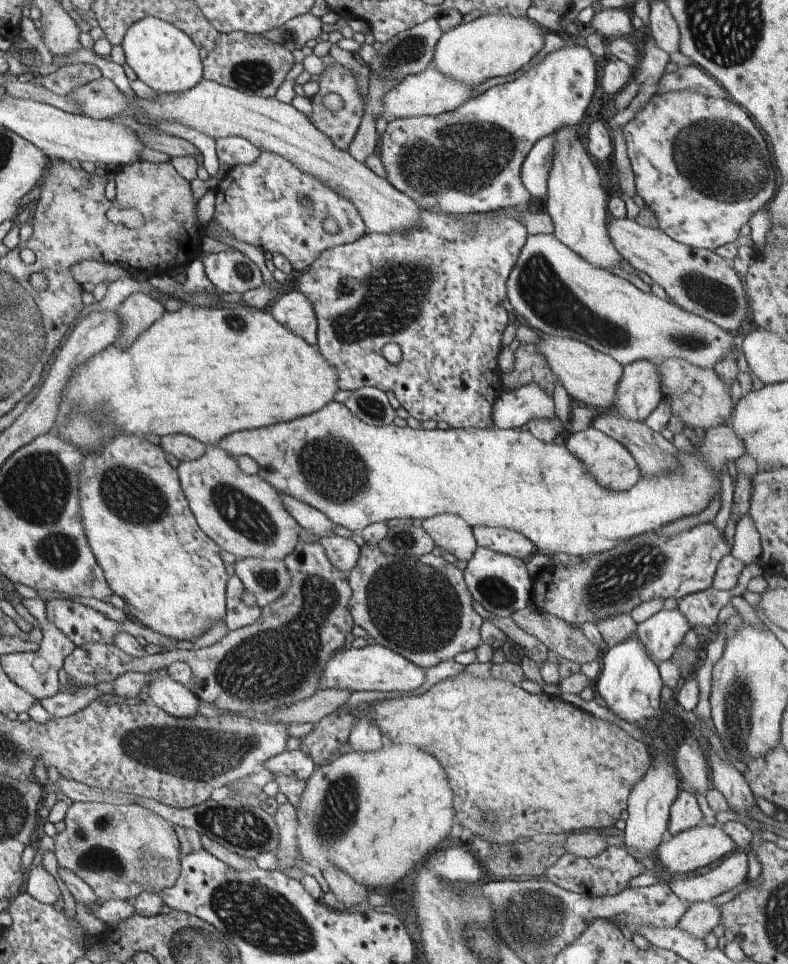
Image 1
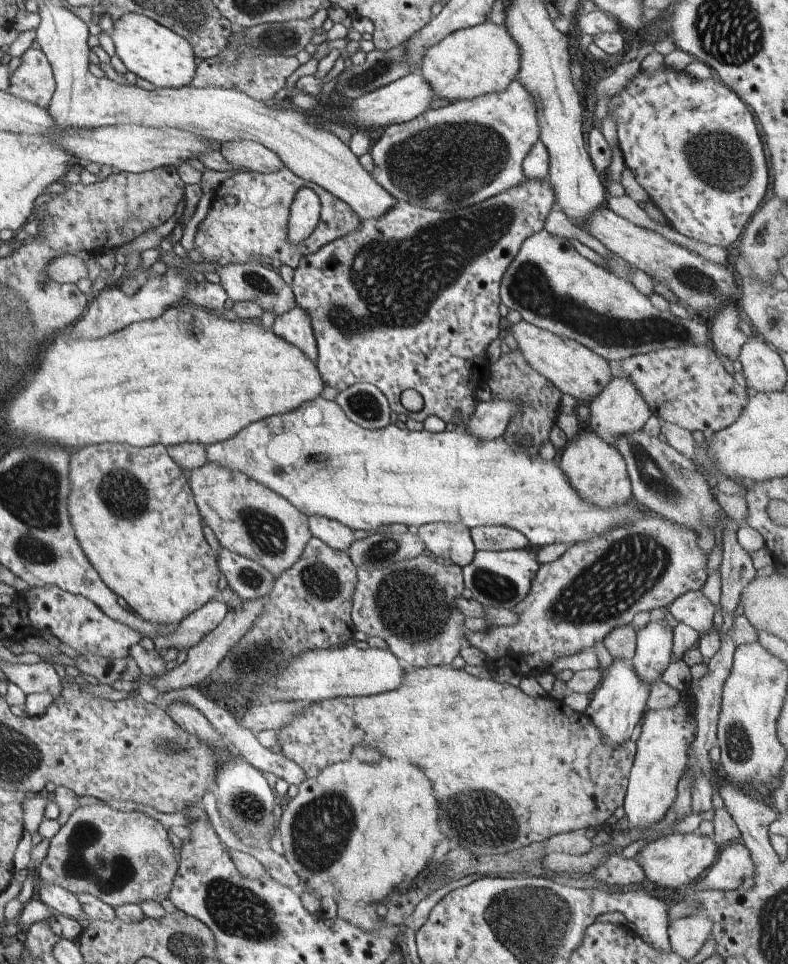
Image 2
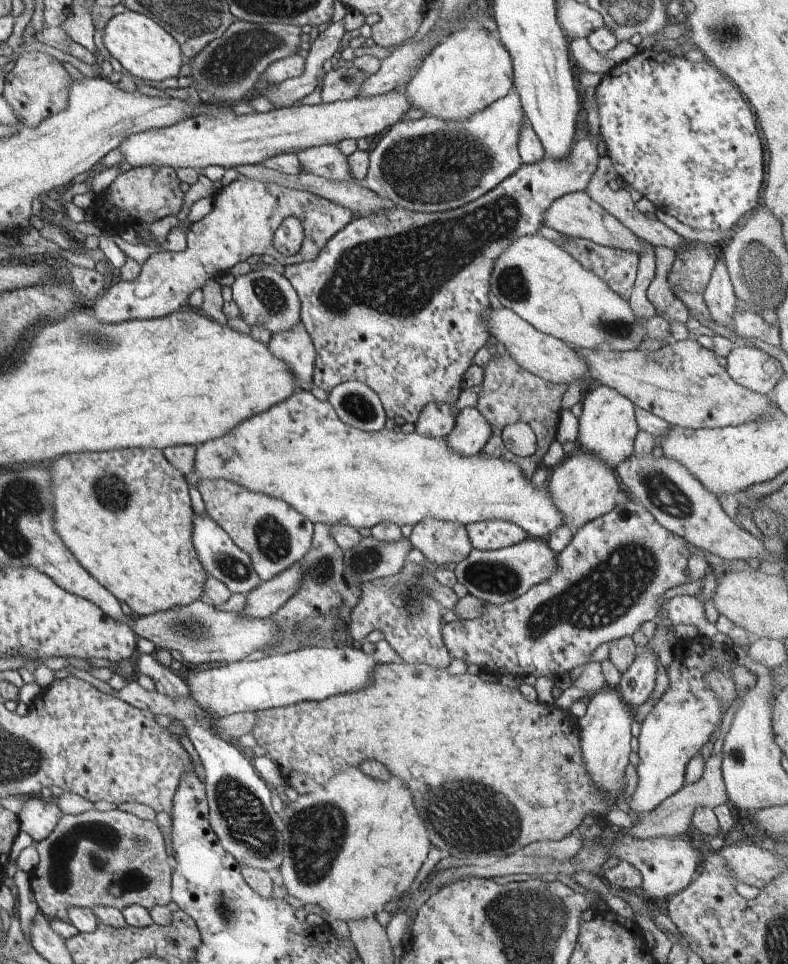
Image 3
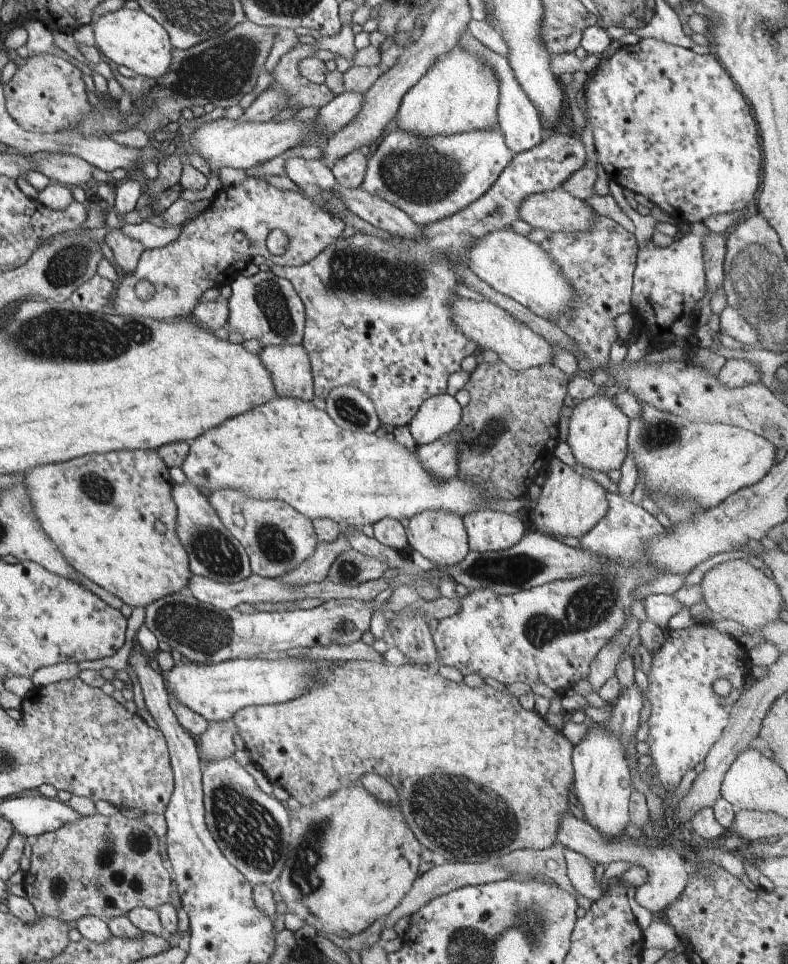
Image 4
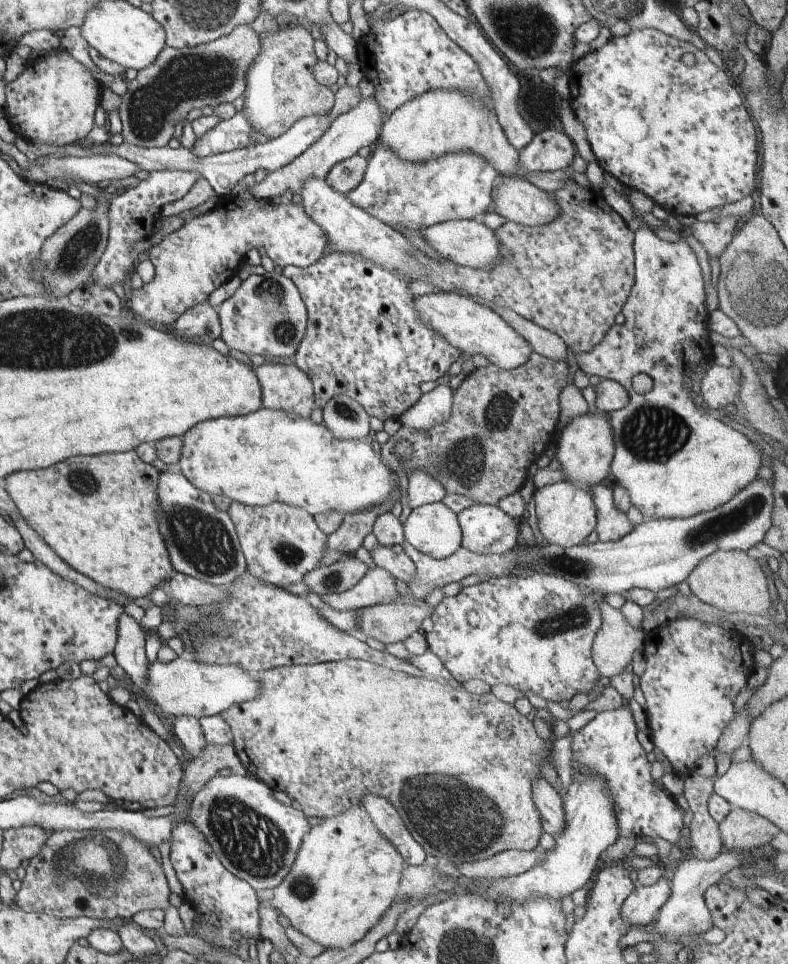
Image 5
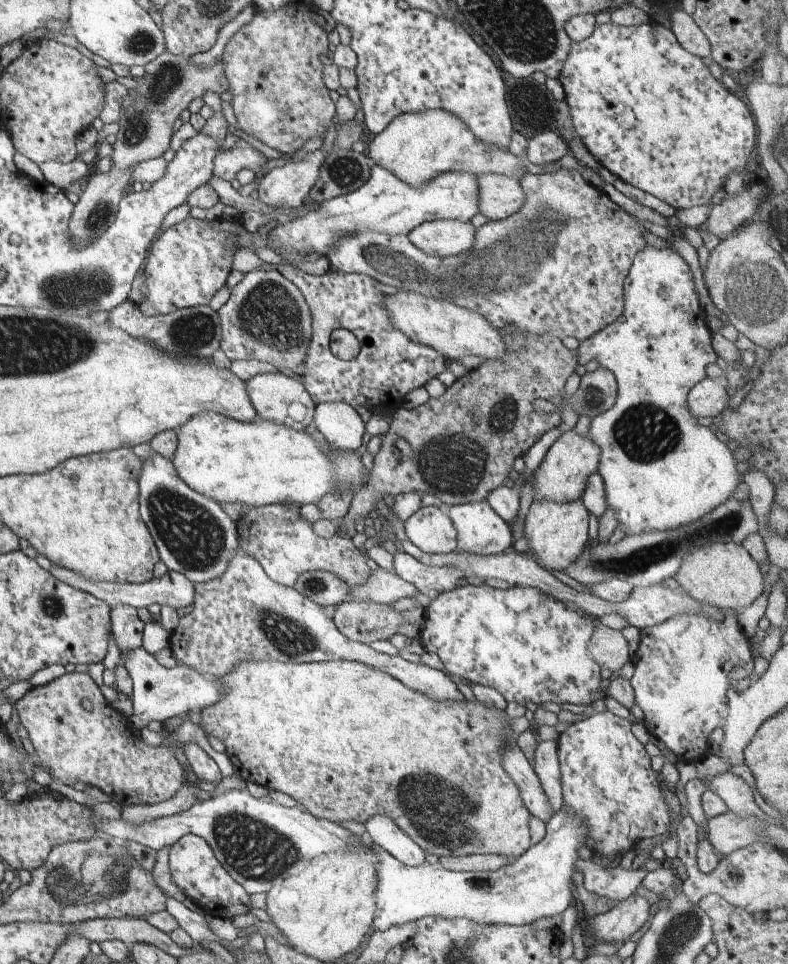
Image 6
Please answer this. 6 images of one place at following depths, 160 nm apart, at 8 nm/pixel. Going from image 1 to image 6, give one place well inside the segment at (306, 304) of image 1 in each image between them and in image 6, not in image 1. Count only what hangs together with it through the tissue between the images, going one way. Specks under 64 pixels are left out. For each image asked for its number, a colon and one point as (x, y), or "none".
2: (294, 326)
3: (294, 347)
4: (289, 366)
5: (286, 388)
6: (277, 398)

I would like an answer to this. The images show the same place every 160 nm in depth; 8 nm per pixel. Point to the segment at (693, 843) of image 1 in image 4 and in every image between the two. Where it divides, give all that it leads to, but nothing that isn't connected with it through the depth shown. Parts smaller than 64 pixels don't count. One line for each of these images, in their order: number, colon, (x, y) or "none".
2: (672, 861)
3: (667, 864)
4: (668, 877)

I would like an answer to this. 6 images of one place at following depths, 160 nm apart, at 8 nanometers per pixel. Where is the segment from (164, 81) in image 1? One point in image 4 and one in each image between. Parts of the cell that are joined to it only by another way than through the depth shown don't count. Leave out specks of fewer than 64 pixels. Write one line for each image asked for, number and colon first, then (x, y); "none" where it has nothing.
2: (150, 50)
3: (140, 44)
4: (133, 38)

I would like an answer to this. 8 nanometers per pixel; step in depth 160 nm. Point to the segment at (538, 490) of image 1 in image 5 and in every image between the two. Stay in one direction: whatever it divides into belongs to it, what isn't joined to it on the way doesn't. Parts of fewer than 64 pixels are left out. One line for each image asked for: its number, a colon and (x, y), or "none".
2: (314, 456)
3: (298, 450)
4: (287, 449)
5: (267, 456)

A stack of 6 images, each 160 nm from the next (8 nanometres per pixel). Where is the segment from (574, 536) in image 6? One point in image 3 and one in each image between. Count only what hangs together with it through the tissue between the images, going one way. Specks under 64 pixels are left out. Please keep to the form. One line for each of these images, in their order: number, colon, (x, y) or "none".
3: (582, 488)
4: (569, 504)
5: (566, 515)

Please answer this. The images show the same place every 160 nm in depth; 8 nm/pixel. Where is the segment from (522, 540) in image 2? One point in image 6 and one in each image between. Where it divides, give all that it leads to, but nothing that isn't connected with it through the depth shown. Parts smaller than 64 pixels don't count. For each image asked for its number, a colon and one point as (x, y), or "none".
3: (493, 534)
4: (487, 530)
5: (486, 529)
6: (480, 530)

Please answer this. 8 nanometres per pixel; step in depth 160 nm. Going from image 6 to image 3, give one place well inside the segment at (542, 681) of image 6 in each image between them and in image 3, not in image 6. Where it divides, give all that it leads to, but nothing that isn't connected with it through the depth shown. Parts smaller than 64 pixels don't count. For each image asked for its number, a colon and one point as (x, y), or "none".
3: (610, 578)
4: (550, 633)
5: (535, 633)

